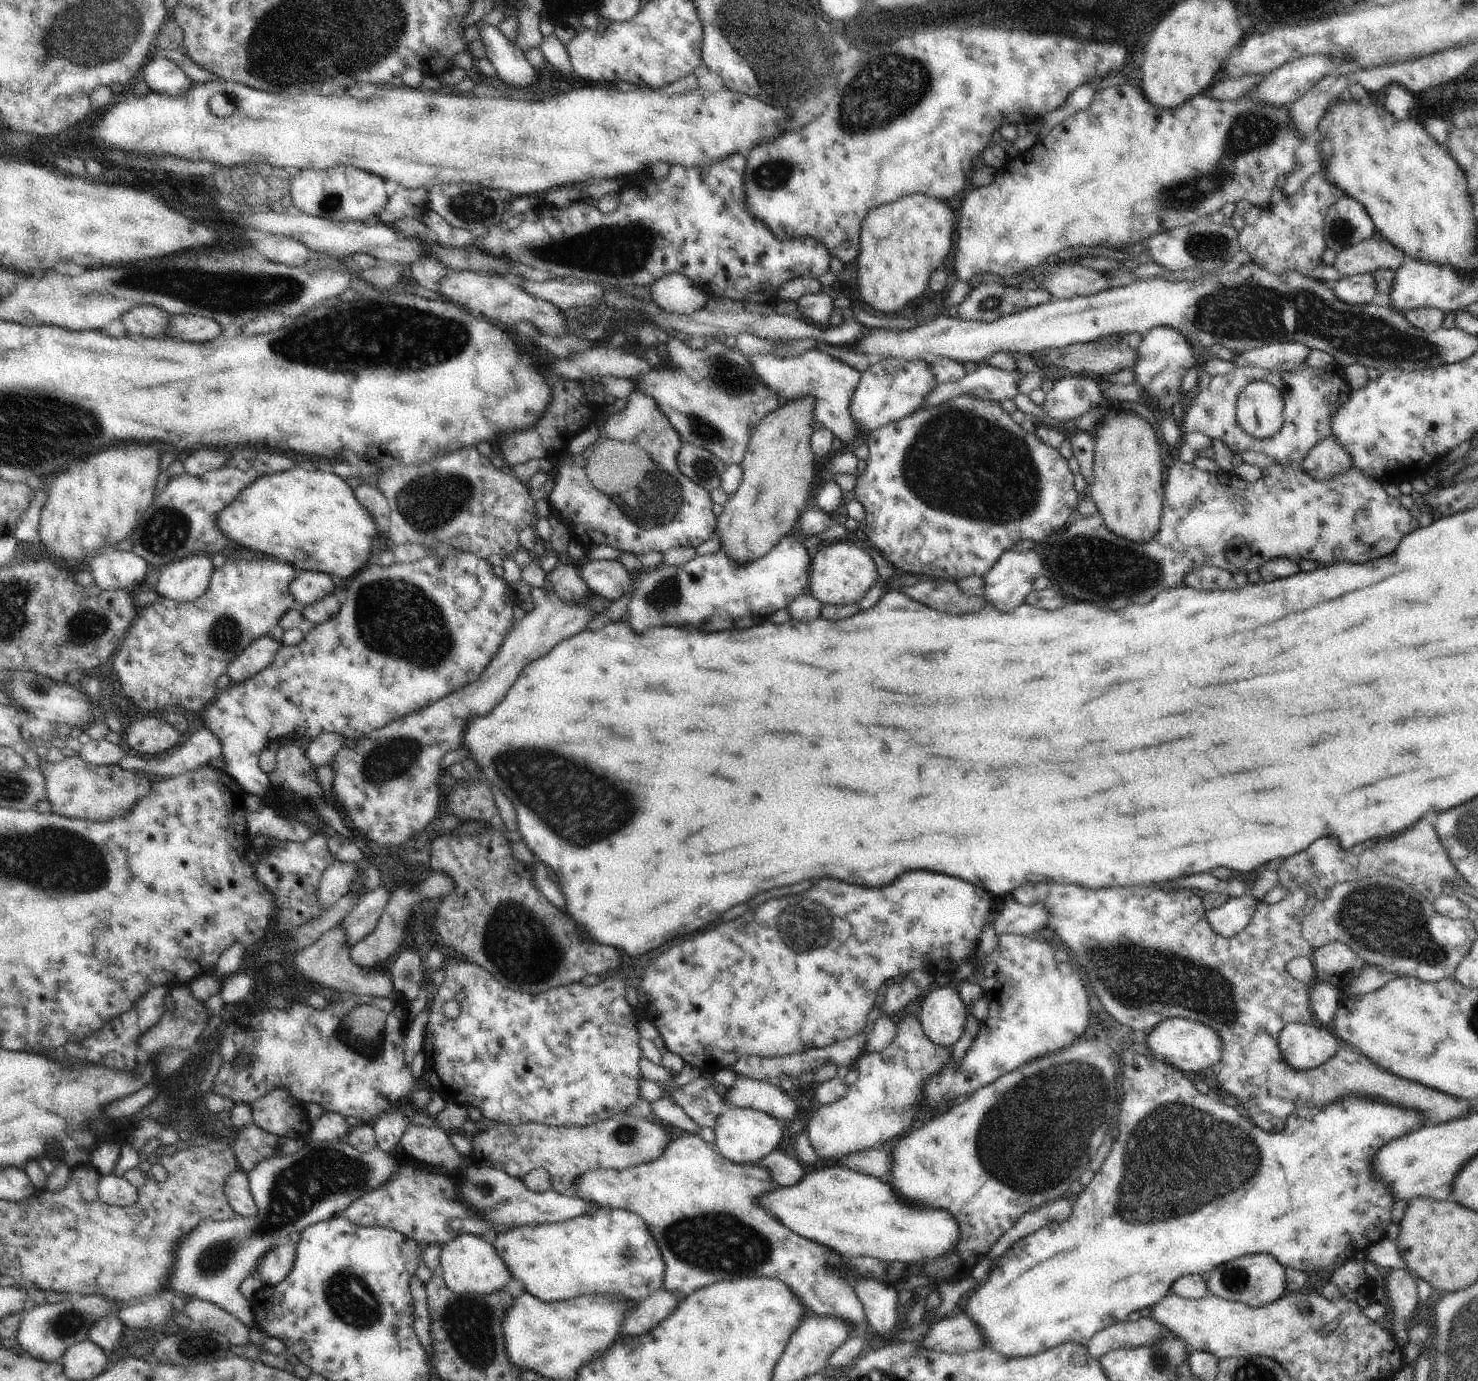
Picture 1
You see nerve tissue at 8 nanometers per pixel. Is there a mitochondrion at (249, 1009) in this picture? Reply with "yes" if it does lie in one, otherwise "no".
no

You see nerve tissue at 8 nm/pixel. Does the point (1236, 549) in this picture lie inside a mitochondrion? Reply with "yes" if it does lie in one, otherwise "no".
no

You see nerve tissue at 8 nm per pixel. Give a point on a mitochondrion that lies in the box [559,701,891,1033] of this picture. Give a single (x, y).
(803, 926)

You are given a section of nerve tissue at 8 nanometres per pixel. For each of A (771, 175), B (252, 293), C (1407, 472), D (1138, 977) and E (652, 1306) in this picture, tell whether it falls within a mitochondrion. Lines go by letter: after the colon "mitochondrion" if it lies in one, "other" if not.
A: mitochondrion
B: mitochondrion
C: other
D: mitochondrion
E: other

